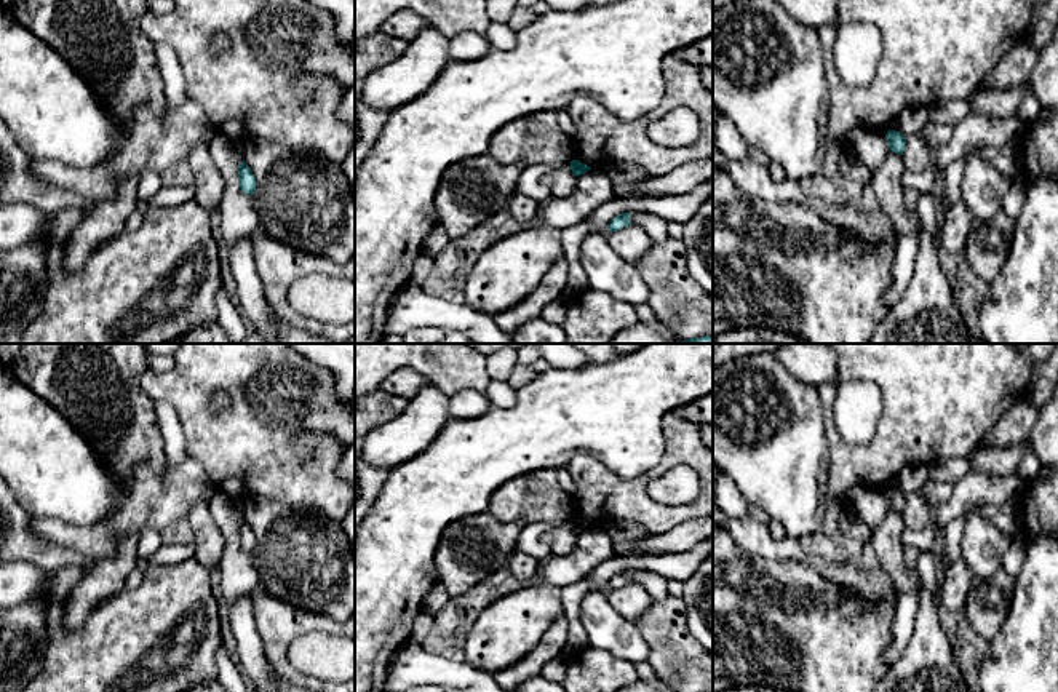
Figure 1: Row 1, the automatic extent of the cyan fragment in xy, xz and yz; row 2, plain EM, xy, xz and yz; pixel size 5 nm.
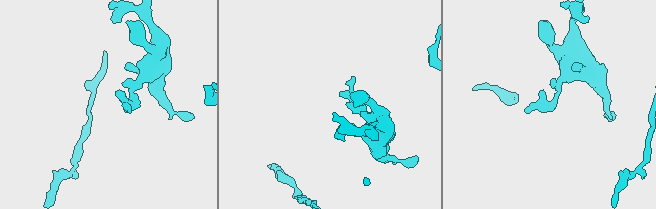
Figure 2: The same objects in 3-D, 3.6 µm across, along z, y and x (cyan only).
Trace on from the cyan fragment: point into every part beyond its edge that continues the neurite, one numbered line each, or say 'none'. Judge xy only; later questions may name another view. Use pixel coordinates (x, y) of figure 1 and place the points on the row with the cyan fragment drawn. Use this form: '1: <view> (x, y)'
none

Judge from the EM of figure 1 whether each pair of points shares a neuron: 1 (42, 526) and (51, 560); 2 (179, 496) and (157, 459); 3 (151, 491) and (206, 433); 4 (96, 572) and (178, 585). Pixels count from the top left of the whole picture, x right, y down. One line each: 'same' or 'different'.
1: different
2: different
3: different
4: different

